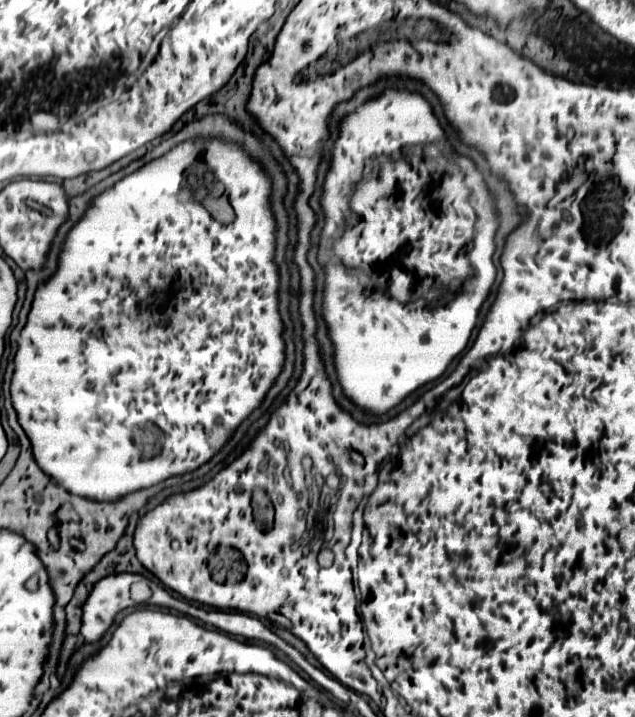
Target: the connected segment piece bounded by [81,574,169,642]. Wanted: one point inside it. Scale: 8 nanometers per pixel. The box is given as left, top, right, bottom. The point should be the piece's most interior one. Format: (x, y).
(115, 592)

